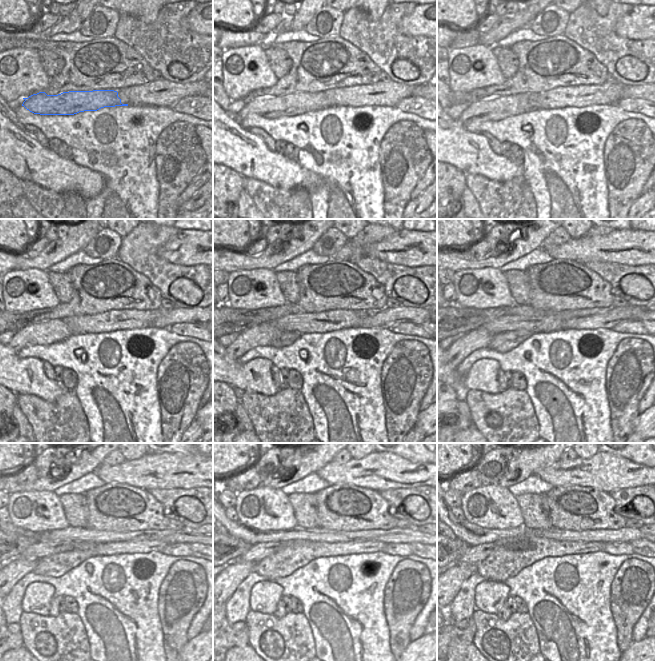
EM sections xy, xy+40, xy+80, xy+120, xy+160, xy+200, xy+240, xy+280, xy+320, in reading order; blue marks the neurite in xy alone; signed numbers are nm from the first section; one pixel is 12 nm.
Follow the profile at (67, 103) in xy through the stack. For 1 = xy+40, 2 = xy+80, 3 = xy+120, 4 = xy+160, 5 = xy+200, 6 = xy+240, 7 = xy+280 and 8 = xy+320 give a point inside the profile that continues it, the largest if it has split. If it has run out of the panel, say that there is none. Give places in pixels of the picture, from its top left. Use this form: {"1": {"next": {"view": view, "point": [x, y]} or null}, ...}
{"1": {"next": {"view": "xy+40", "point": [298, 103]}}, "2": {"next": {"view": "xy+80", "point": [501, 107]}}, "3": {"next": {"view": "xy+120", "point": [44, 333]}}, "4": {"next": {"view": "xy+160", "point": [265, 334]}}, "5": {"next": {"view": "xy+200", "point": [479, 338]}}, "6": {"next": {"view": "xy+240", "point": [10, 574]}}, "7": {"next": {"view": "xy+280", "point": [233, 574]}}, "8": {"next": {"view": "xy+320", "point": [457, 573]}}}

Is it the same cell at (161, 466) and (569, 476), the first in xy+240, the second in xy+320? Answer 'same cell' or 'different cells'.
same cell

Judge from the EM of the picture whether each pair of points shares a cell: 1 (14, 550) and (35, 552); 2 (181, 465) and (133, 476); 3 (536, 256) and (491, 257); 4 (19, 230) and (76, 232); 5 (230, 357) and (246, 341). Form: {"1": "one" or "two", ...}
{"1": "two", "2": "one", "3": "two", "4": "two", "5": "one"}

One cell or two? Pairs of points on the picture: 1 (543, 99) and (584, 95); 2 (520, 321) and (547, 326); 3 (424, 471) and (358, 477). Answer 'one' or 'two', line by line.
1: one
2: one
3: one

